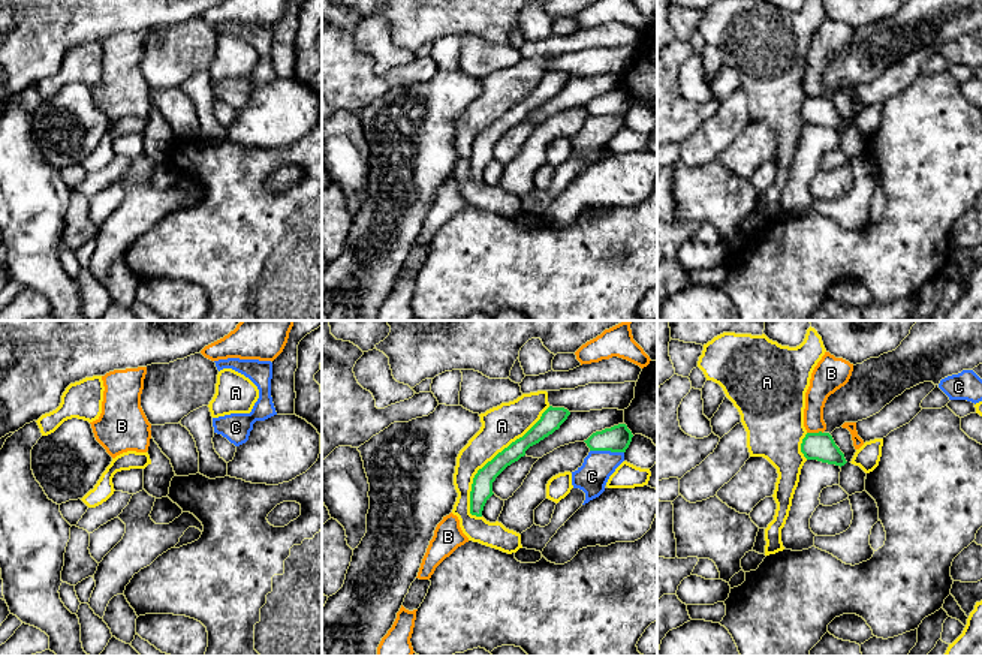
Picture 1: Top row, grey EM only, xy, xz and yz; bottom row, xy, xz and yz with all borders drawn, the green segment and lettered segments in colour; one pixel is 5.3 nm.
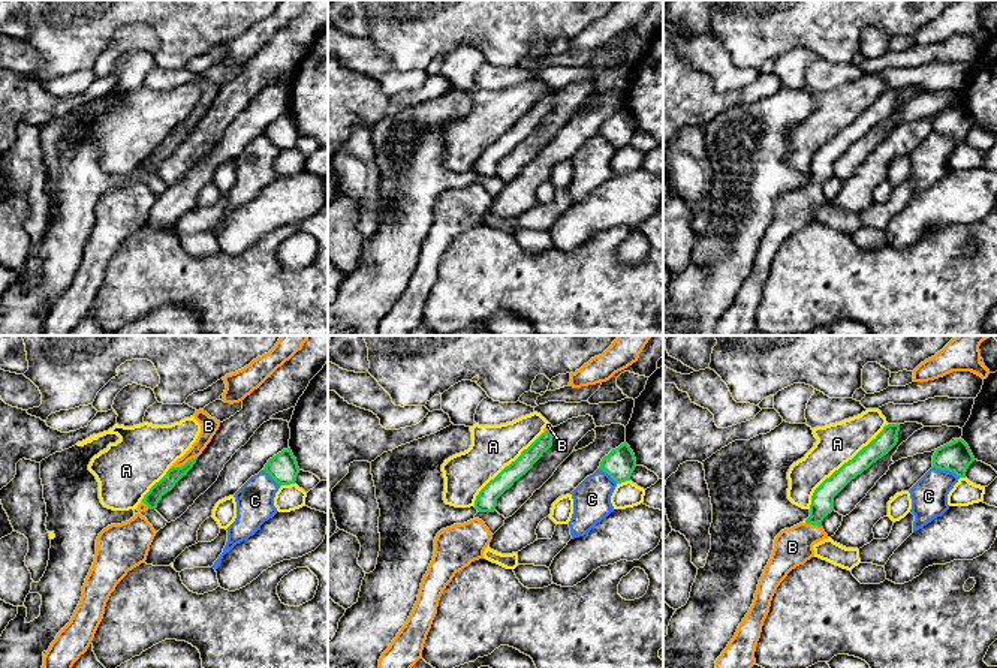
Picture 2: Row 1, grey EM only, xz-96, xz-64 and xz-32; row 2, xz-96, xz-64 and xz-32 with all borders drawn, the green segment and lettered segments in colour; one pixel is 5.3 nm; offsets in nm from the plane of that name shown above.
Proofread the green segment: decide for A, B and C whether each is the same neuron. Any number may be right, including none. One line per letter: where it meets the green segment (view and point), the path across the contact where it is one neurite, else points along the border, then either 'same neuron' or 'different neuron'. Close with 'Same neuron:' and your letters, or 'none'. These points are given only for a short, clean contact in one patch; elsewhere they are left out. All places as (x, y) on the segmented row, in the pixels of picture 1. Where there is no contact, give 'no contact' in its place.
A: contact xz (493, 459); different neuron
B: contact yz (815, 433); same neuron
C: contact xz (607, 450); different neuron
Same neuron: B

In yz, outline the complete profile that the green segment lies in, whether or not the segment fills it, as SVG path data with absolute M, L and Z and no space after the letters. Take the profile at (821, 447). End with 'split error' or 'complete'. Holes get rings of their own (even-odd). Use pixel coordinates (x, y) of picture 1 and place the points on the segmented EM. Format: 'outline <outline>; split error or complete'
outline M825 352L811 373L810 386L805 392L804 427L807 430L801 443L801 452L807 460L844 466L844 454L826 433L823 407L831 394L844 386L853 371L853 364Z; split error

